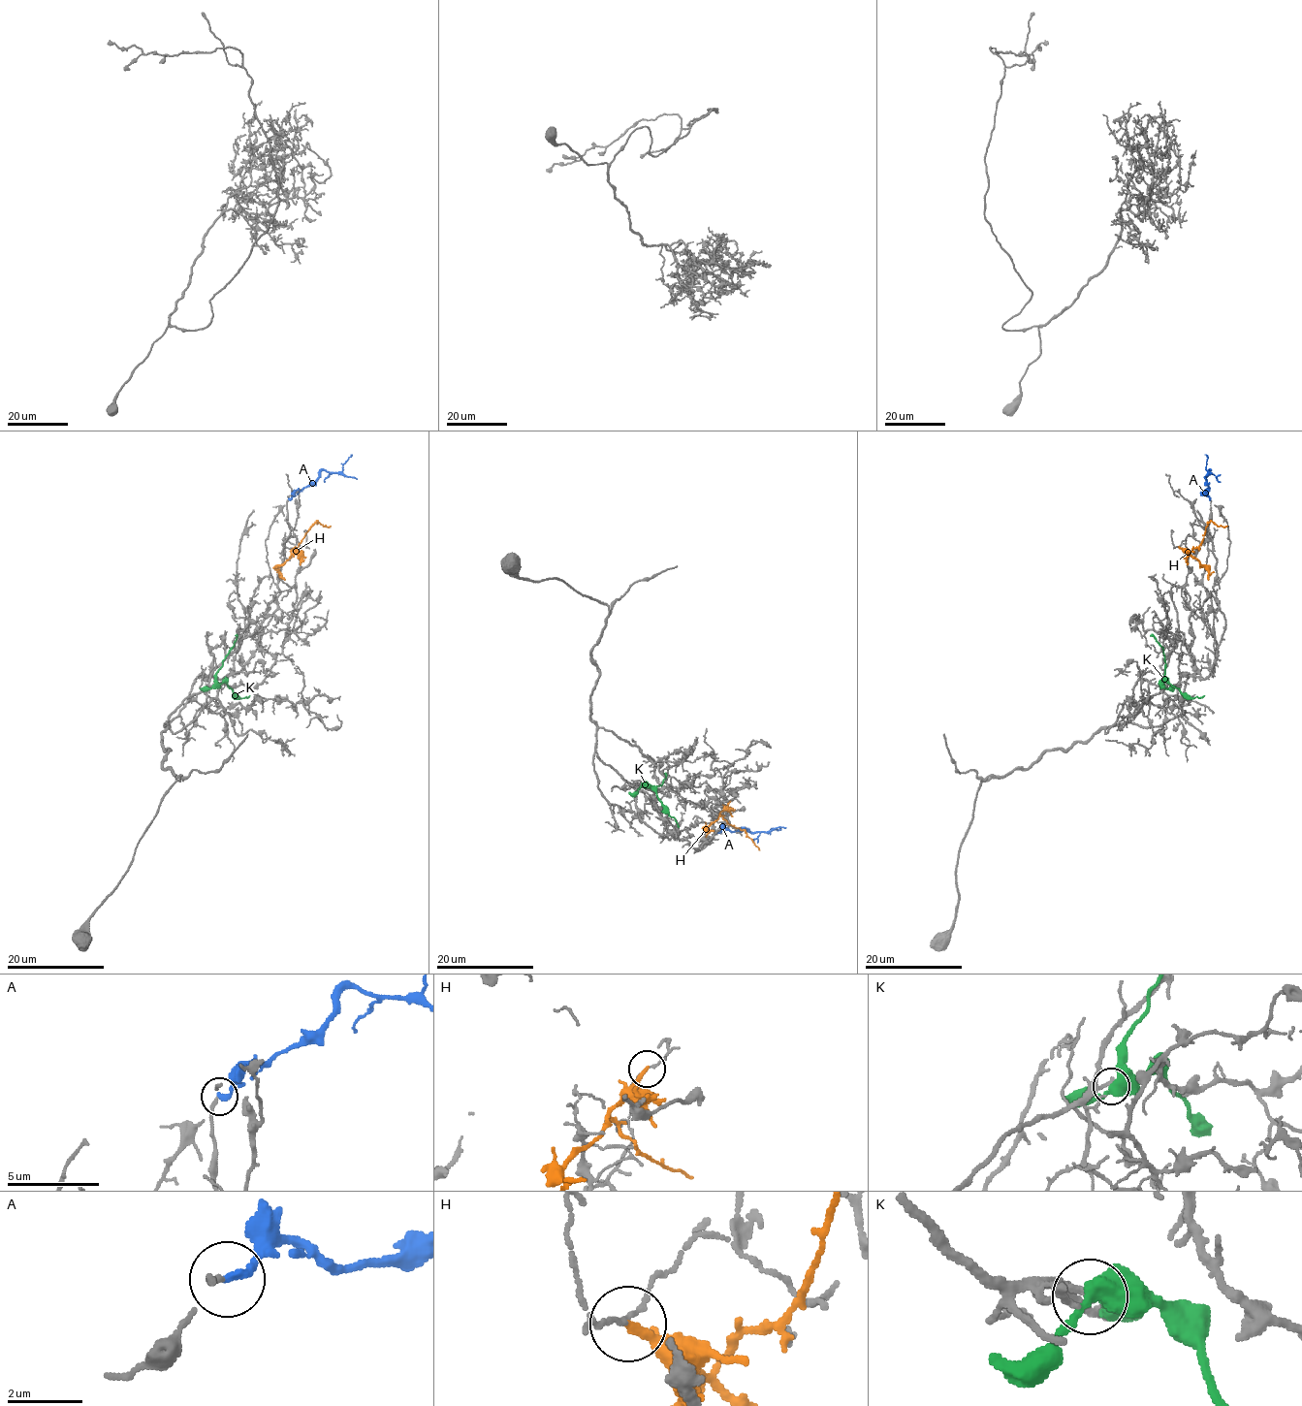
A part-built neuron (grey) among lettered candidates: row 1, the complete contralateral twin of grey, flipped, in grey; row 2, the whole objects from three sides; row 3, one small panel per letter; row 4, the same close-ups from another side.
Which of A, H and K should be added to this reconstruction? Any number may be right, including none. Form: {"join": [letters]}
{"join": []}

